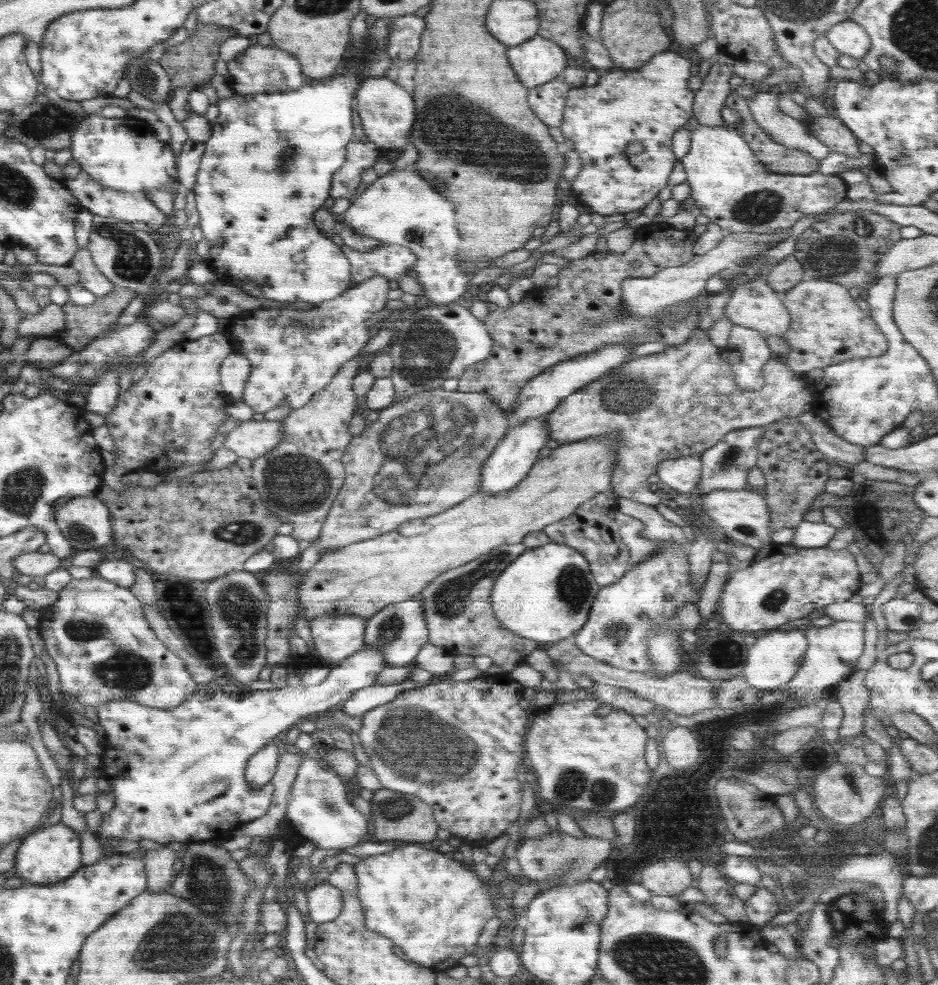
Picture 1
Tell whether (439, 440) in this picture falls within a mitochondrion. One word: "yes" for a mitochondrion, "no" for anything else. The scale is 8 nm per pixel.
yes

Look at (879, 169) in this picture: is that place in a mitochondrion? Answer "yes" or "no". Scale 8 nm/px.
no

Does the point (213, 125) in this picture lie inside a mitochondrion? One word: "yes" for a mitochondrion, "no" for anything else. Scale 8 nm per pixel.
no

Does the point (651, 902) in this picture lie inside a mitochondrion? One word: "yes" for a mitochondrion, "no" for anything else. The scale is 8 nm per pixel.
no

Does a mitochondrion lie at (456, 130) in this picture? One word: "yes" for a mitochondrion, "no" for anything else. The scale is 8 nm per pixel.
yes

